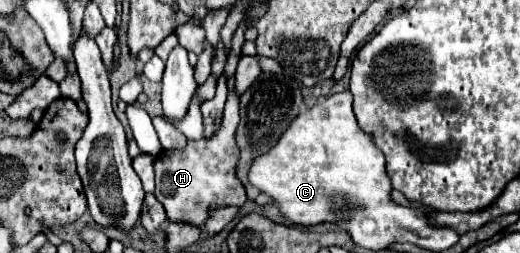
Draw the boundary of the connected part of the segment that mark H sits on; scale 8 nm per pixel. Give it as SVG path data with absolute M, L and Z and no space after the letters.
M231 91L229 97L227 97L227 103L225 103L221 131L213 139L209 139L209 141L205 141L205 139L189 141L189 145L183 151L163 153L161 157L155 159L155 197L163 203L169 221L185 221L185 223L203 227L205 219L207 219L207 207L211 203L215 203L215 205L243 205L247 201L243 183L239 181L239 177L235 173L237 161L239 161L239 151L237 151L237 145L235 145L237 125L239 125L239 99Z

